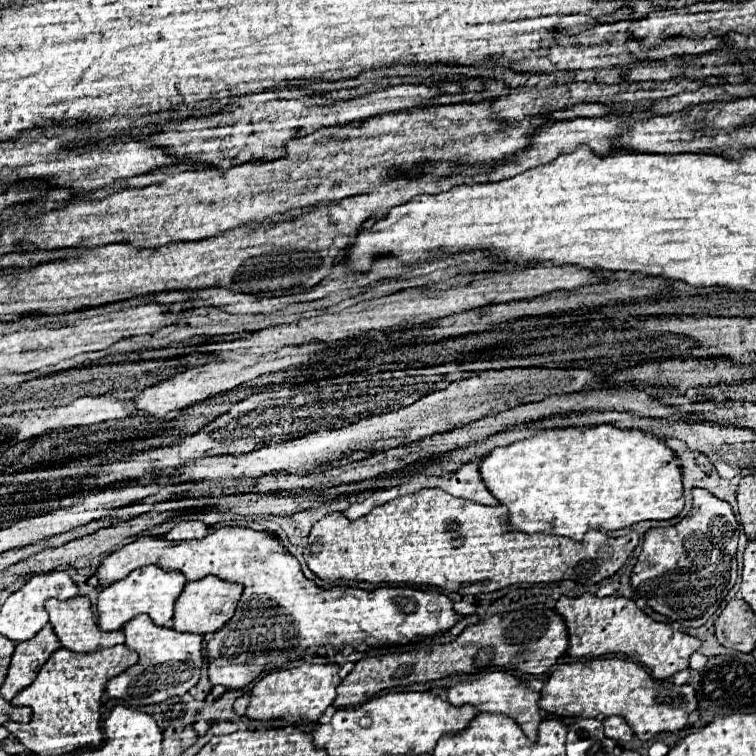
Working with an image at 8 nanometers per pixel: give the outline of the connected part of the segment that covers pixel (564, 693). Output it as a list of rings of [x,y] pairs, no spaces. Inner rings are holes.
[[[596,658],[558,666],[544,684],[540,708],[558,718],[576,716],[580,710],[586,718],[620,716],[642,742],[648,742],[660,732],[680,732],[690,728],[688,716],[698,710],[698,698],[690,684],[676,686],[670,680],[654,682],[652,676],[634,662],[622,658]]]

